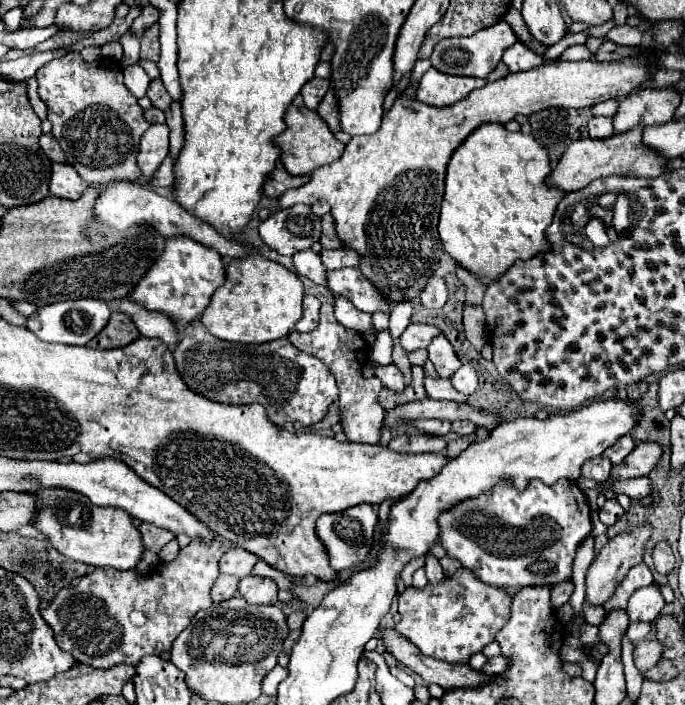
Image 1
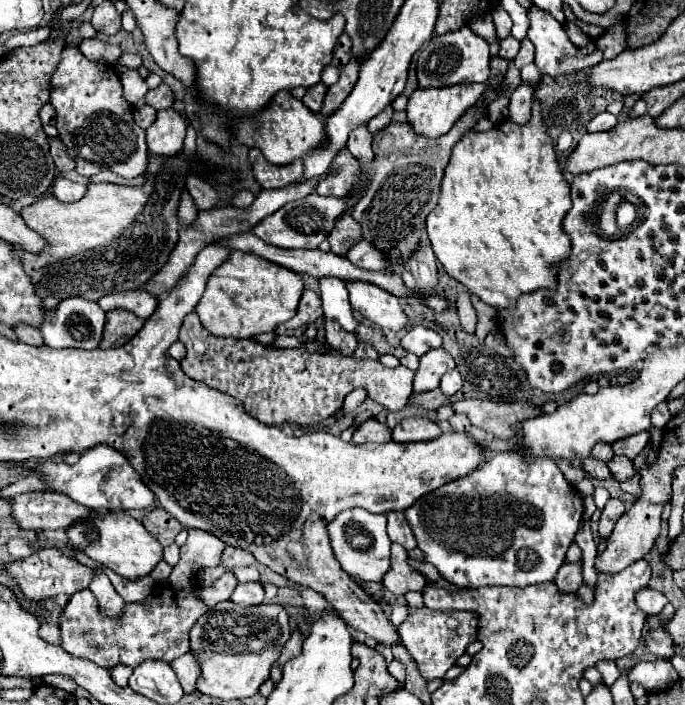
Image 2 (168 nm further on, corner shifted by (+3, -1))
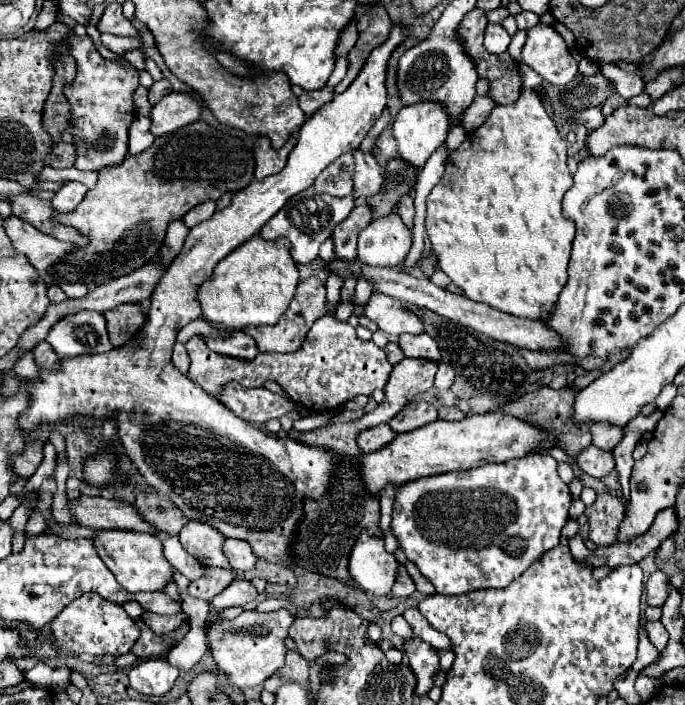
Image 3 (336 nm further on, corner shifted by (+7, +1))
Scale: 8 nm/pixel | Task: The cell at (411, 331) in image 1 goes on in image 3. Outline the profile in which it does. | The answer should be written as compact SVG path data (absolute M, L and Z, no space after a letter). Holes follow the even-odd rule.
M425 332L419 336L399 336L399 346L407 358L425 358L431 362L441 362L435 340Z

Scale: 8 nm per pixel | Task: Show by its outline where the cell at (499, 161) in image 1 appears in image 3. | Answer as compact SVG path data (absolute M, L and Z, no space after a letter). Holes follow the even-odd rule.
M525 88L515 104L495 106L491 110L491 116L487 118L487 122L481 128L477 128L475 132L471 132L459 150L449 154L449 160L445 164L443 180L427 196L427 220L425 220L425 226L427 226L429 240L433 244L433 252L435 252L437 260L439 260L439 268L463 290L463 294L467 298L471 298L475 302L489 304L495 310L501 310L501 312L507 312L507 314L513 314L513 316L519 316L519 318L531 318L531 320L535 320L535 318L537 320L551 318L551 312L553 312L553 308L557 304L557 298L559 298L559 294L561 294L561 290L563 290L563 286L567 282L567 262L569 262L571 242L573 242L573 236L575 236L573 220L567 220L563 216L563 210L561 210L563 194L569 190L571 184L573 184L573 178L571 178L571 172L567 168L567 144L559 136L559 132L555 128L555 122L547 116L537 92Z

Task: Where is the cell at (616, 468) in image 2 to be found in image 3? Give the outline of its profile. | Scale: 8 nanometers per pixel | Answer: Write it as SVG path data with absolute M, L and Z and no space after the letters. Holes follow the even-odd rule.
M589 446L587 450L579 452L579 456L575 458L579 468L593 476L593 478L603 478L605 474L609 474L613 468L615 468L615 460L613 460L613 454L611 452L605 452L605 450L599 450L595 446Z

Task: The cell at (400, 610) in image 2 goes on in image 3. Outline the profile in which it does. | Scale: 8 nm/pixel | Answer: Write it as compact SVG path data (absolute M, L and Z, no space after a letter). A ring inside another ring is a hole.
M397 616L391 624L391 630L401 638L401 640L411 640L413 632L411 632L411 626L407 624L407 620L403 616Z

